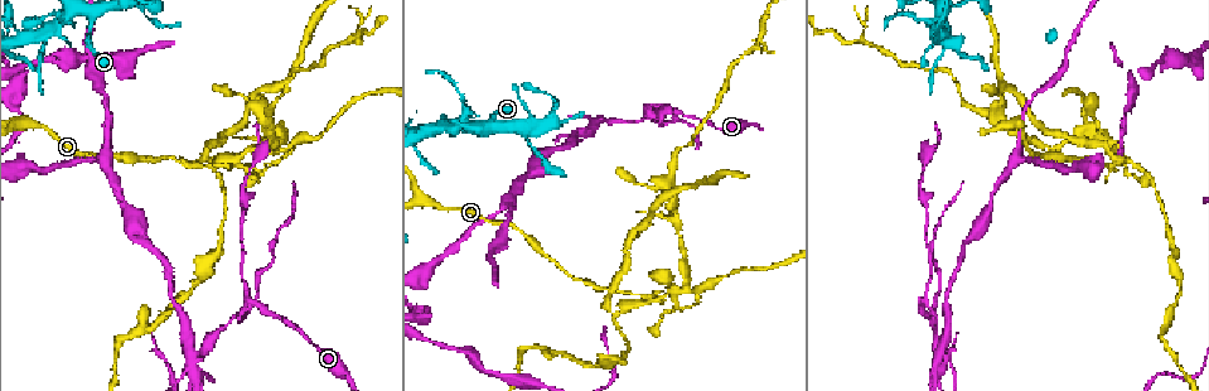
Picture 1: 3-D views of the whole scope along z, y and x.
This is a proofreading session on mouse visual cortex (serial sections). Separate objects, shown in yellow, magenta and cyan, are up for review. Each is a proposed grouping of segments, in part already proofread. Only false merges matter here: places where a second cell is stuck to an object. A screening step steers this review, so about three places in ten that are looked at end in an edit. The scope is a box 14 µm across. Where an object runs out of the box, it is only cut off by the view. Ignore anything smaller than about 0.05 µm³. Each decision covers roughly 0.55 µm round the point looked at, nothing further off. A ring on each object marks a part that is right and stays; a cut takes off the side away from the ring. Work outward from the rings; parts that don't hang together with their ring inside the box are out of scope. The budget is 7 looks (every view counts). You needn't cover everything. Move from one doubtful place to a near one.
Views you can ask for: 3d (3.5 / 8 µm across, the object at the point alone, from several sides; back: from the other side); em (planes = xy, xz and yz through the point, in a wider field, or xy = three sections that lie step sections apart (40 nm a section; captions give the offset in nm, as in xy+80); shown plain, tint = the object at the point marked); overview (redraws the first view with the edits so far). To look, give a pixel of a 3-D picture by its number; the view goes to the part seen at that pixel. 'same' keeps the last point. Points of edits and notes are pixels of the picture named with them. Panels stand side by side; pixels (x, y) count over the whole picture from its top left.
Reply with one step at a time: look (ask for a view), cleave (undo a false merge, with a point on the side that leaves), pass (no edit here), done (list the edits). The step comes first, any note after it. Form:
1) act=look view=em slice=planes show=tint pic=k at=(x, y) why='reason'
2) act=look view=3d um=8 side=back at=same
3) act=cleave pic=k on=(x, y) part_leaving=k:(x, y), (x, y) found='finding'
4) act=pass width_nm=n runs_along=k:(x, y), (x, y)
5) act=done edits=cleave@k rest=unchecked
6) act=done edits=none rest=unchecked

act=look view=3d um=3.5 side=back pic=1 at=(459, 126) why='small branch off a trunk'

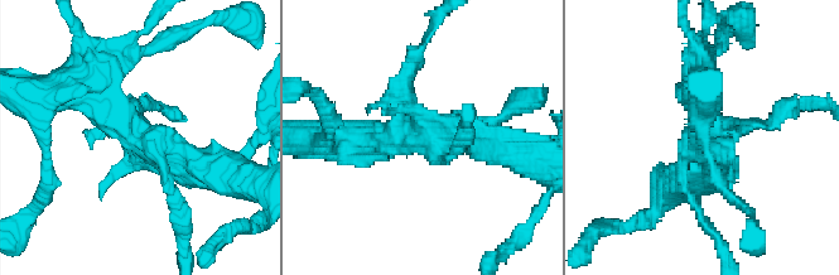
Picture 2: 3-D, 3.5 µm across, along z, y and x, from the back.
act=look view=em slice=xy step=3 show=tint pic=2 at=(712, 133)

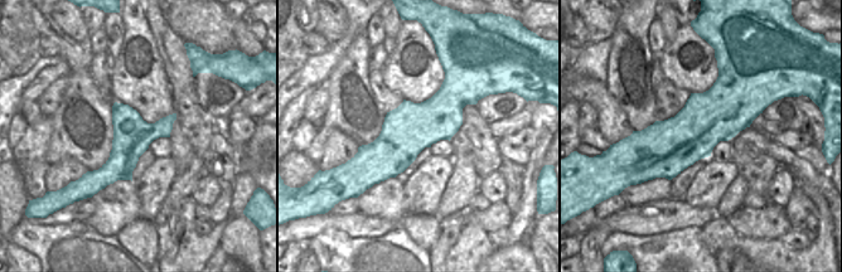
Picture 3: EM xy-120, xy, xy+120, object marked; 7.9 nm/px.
act=pass runs_along=2:(62, 88), (206, 170) found='all the same cell'

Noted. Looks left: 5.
act=look view=3d um=3.5 pic=1 at=(248, 300) why='four or more arms meet'

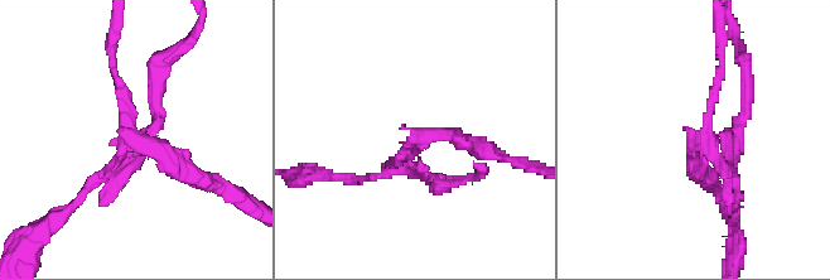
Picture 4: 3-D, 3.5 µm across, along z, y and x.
act=look view=em slice=xy step=2 show=tint pic=4 at=(124, 137)

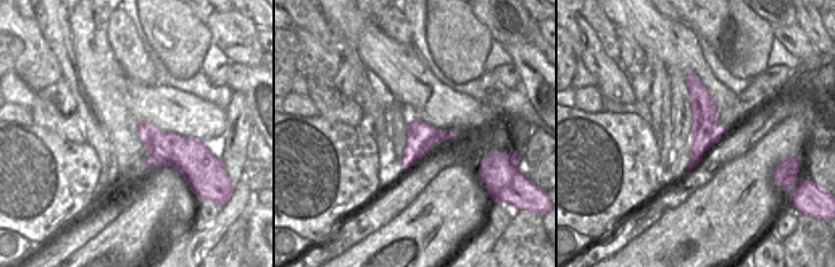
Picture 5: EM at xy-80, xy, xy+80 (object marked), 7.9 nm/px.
act=look view=em slice=xy step=1 show=tint at=same

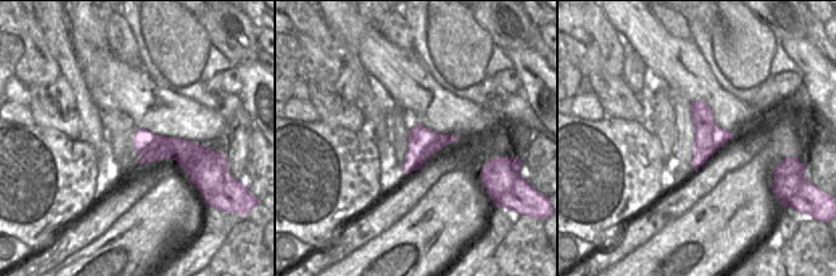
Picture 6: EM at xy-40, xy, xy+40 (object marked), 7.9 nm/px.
act=cleave pic=4 on=(121, 182) border=6:(441, 135), (425, 151), (426, 159) found='a second cell is stuck on'

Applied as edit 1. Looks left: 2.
act=done edits=cleave@4 rest=unchecked

